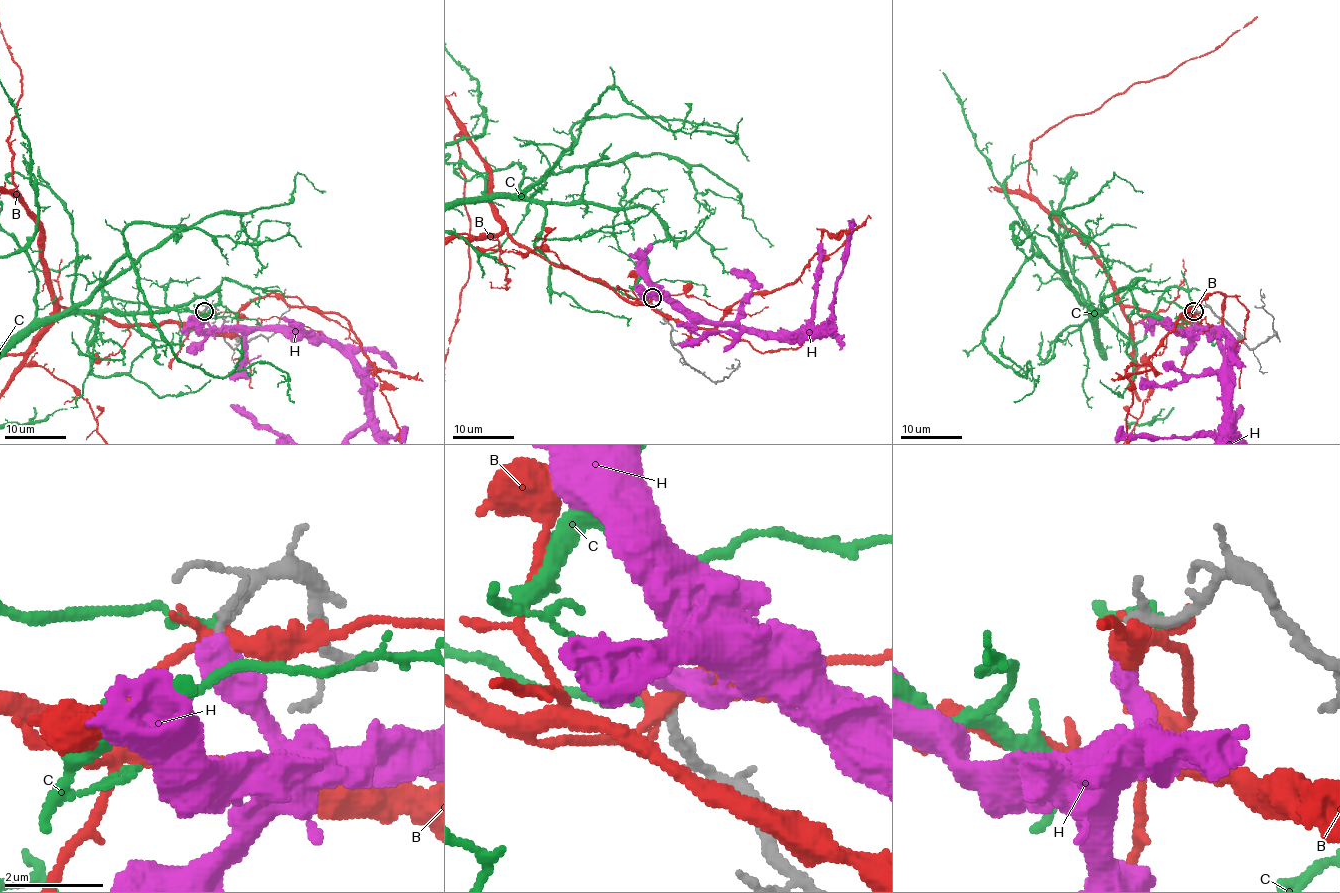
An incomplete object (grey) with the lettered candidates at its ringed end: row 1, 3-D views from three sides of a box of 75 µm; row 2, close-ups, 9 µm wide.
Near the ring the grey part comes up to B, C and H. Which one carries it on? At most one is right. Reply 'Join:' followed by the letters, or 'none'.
Join: none

